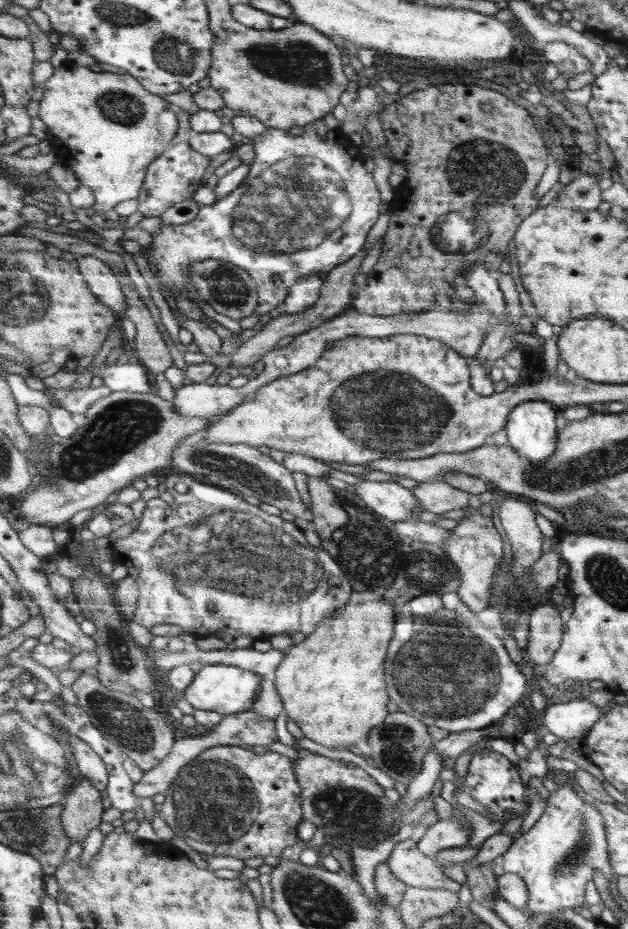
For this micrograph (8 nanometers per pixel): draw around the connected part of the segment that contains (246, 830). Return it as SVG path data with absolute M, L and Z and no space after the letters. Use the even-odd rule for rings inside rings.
M217 746L204 752L204 755L198 756L188 767L183 769L179 778L172 784L169 790L165 793L166 801L162 806L162 818L164 818L174 834L185 840L188 846L191 846L201 854L208 854L214 856L234 856L240 857L243 863L259 863L261 858L271 854L272 856L278 856L286 846L296 845L296 828L302 820L302 811L300 810L300 804L303 804L302 786L299 784L299 780L294 770L294 760L288 758L288 756L282 756L276 752L264 752L264 754L256 754L250 752L250 750L244 750L240 746Z

